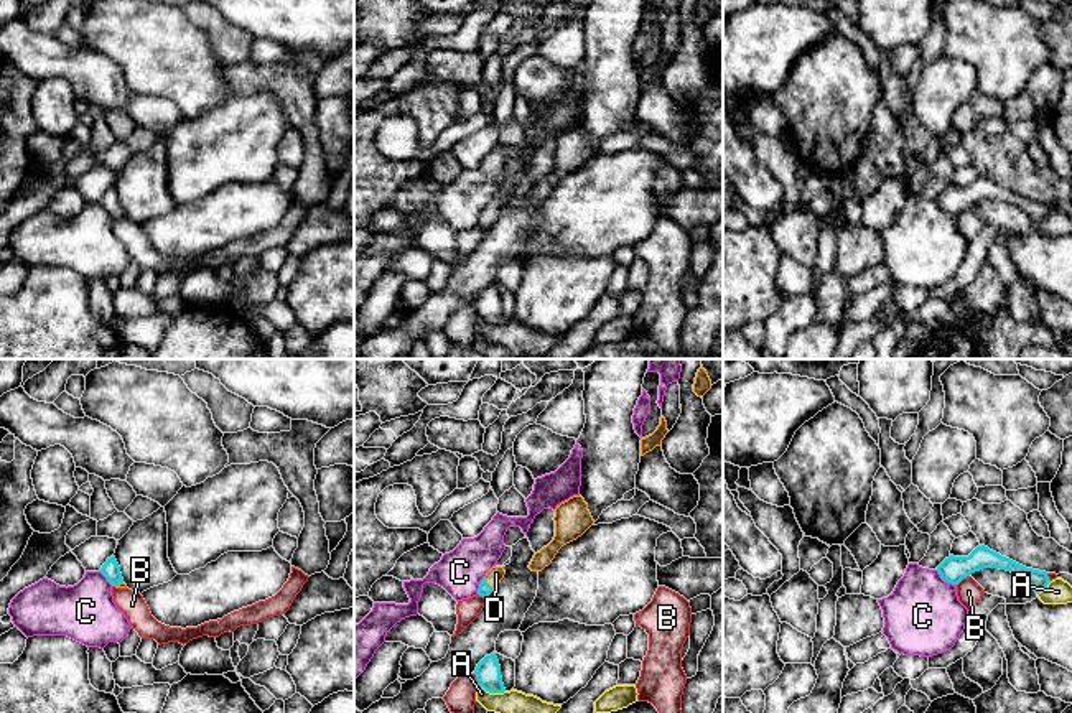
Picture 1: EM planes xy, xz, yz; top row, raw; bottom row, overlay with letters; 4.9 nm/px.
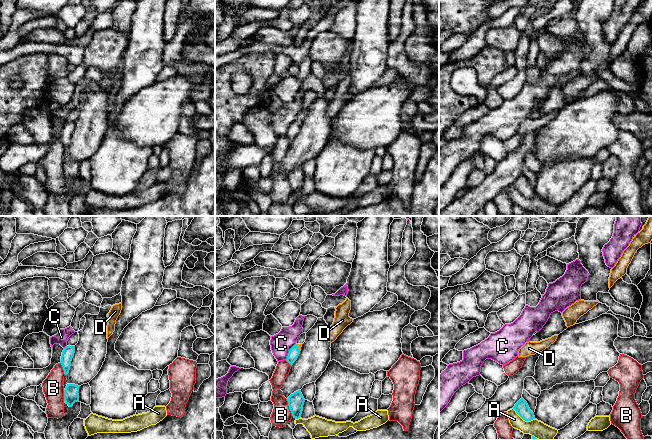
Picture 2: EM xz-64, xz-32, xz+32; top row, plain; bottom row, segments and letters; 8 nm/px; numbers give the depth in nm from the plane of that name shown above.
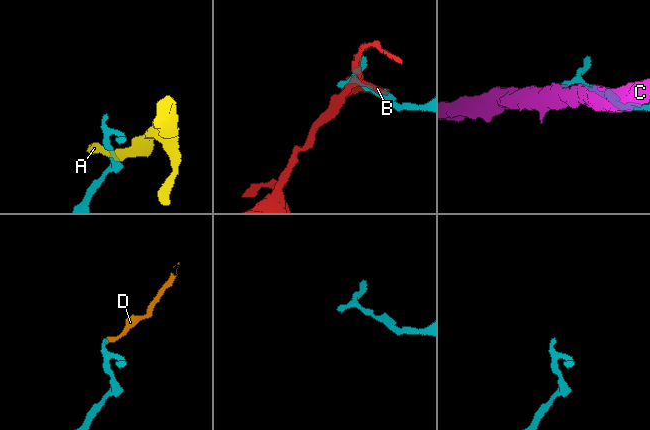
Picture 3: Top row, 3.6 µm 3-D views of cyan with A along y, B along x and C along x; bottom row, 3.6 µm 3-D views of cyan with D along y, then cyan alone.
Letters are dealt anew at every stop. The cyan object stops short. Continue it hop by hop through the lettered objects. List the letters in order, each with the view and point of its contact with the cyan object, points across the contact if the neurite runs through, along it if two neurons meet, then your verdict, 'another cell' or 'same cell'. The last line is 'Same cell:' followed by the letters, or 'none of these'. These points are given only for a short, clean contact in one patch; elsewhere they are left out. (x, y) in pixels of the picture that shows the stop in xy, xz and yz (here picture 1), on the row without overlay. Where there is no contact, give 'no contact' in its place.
A: xz (493, 323) | along xz (480, 316), (489, 323), (504, 323) | another cell
B: xz (476, 310) | along xz (473, 305), (480, 316) | another cell
C: yz (946, 211) | along yz (936, 201), (944, 211), (955, 216) | another cell
D: xz (486, 214) | across xz (484, 221), (486, 214), (496, 205) | same cell
Same cell: D

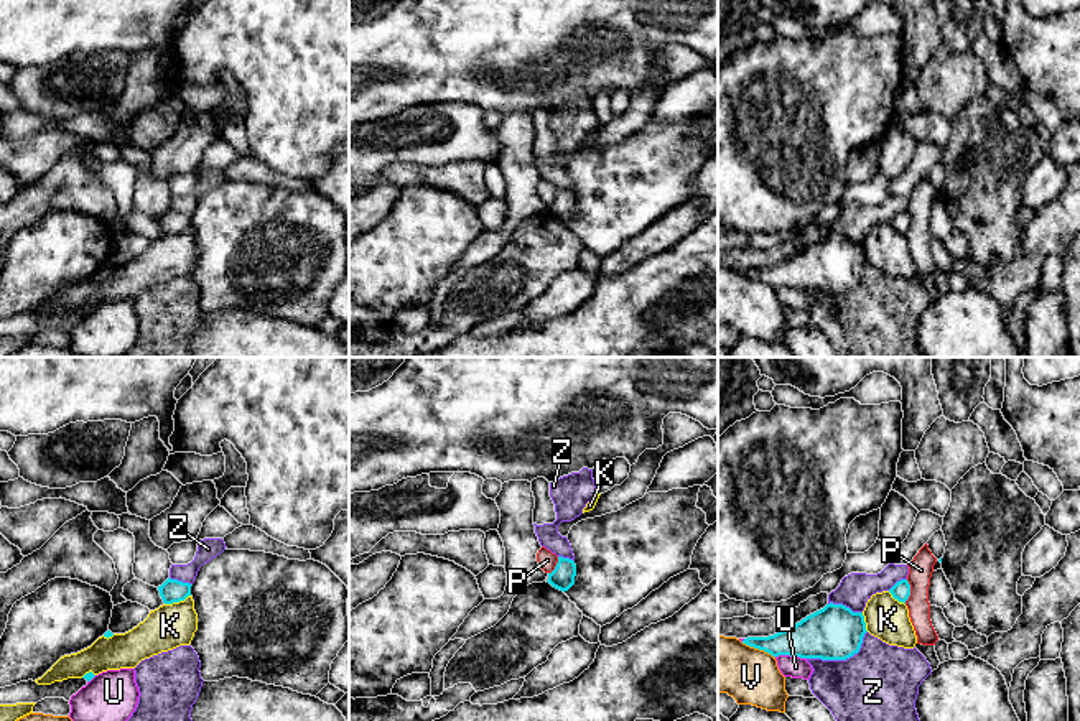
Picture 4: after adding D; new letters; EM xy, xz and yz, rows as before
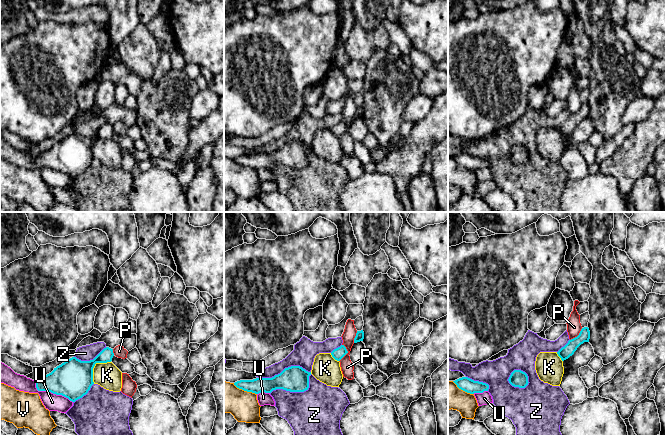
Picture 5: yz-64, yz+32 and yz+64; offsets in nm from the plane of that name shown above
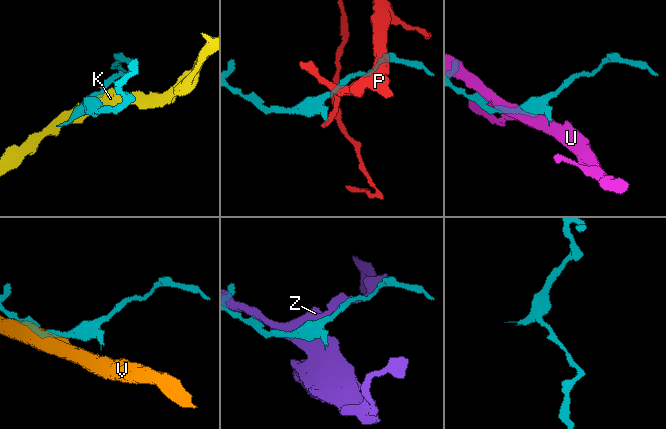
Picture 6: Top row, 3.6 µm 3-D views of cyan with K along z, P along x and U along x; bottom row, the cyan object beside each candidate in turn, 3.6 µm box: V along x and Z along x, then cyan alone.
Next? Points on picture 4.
K: xy (176, 232) | another cell
P: yz (909, 223) | along yz (907, 211), (909, 229), (904, 234) | another cell
U: yz (791, 287) | another cell
V: yz (758, 279) | another cell
Z: yz (842, 290) | another cell
Same cell: none of these

